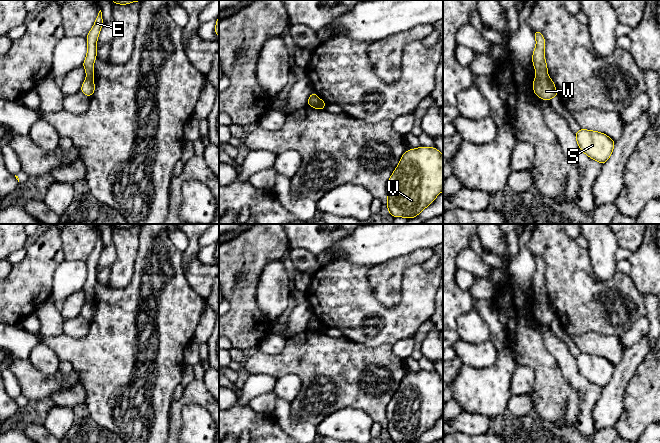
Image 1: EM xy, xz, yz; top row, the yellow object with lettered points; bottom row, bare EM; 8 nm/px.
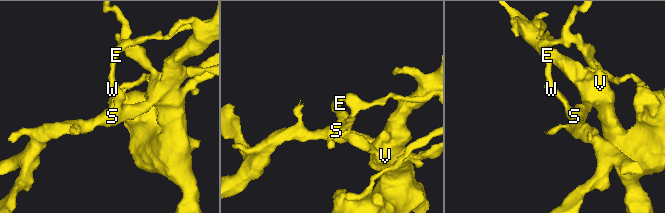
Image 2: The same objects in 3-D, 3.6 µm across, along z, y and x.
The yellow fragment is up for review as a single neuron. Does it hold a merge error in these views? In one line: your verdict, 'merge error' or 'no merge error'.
merge error

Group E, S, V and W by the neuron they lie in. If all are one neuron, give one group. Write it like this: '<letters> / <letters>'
E / S V W

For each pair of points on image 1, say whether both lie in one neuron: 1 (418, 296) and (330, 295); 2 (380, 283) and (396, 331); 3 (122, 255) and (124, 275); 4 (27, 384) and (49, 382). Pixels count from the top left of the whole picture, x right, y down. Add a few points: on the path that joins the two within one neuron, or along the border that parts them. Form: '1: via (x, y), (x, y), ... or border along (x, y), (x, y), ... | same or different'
1: via (396, 313), (357, 313), (352, 308) | same
2: border along (372, 291), (387, 307), (393, 307), (402, 297) | different
3: via (124, 260), (124, 270) | same
4: via (32, 384), (44, 384) | same

